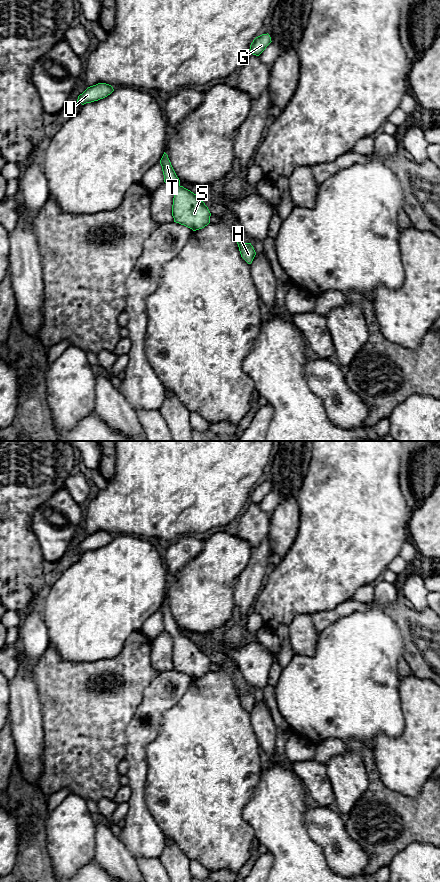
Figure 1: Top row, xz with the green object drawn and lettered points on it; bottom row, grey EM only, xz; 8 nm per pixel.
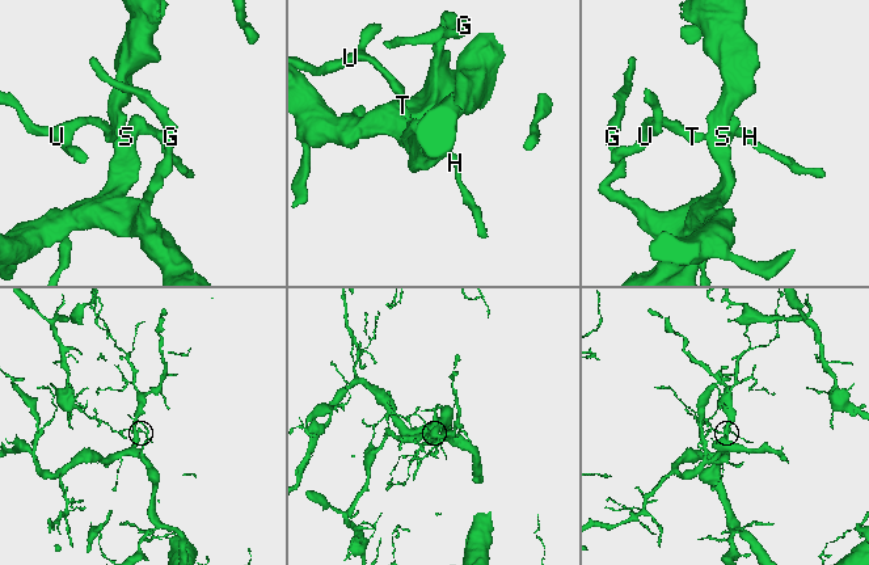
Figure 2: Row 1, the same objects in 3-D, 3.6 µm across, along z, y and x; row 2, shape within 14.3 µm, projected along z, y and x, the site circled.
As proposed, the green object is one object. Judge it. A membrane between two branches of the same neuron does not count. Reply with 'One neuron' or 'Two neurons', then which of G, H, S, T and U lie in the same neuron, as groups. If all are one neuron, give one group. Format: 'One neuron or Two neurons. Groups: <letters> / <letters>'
One neuron. Groups: G H S T U

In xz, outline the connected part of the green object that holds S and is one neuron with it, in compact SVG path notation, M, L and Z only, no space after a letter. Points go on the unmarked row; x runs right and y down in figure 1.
M164 600L160 612L164 630L174 637L172 664L174 670L193 679L204 676L210 671L211 661L205 651L193 640L180 633L168 603Z

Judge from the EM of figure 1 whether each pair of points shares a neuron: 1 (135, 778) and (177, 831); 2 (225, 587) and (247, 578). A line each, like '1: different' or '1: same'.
1: different
2: different

